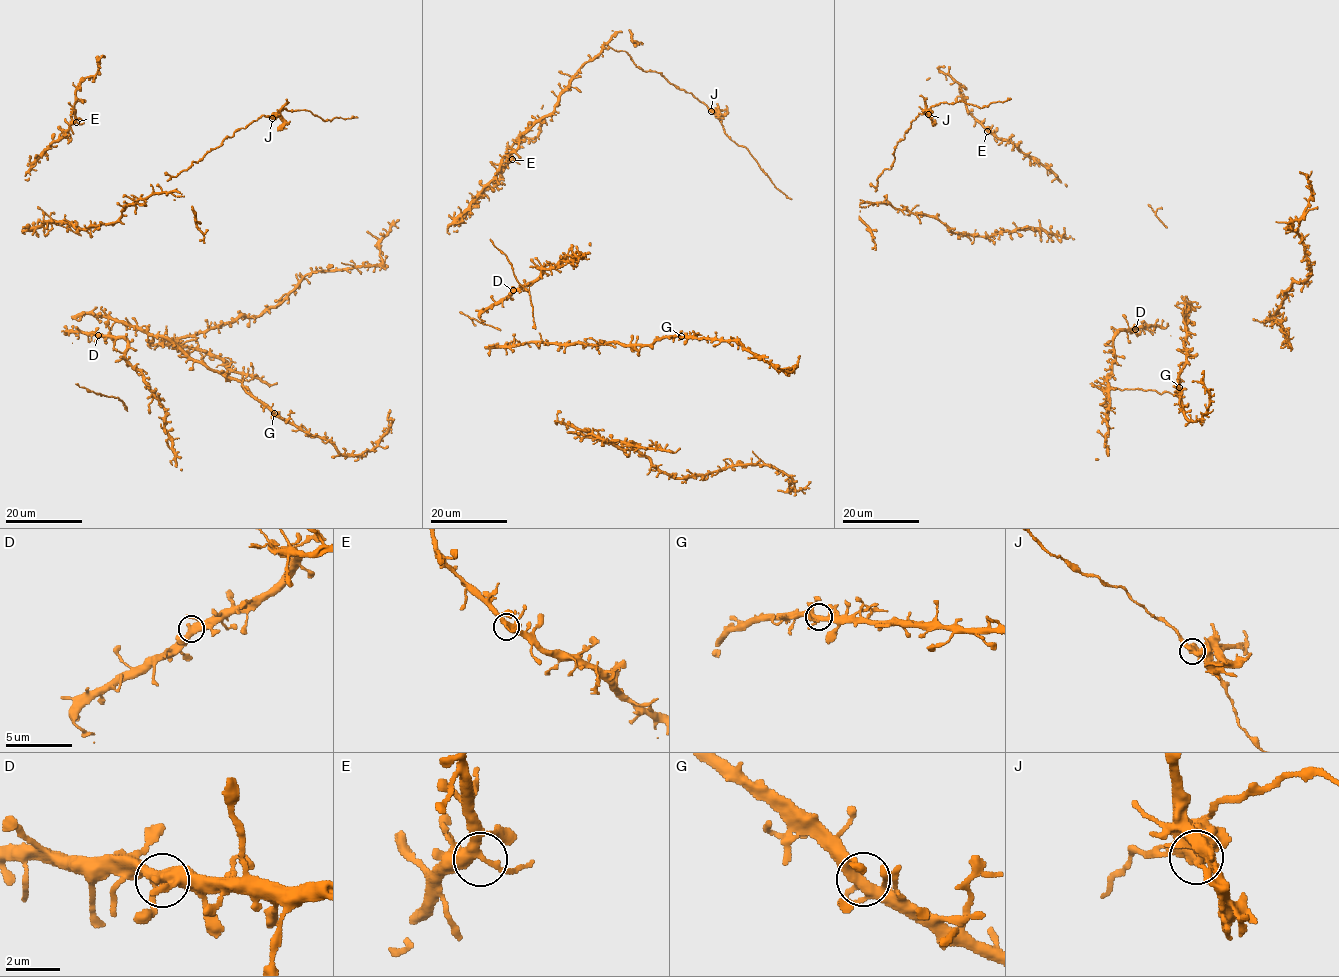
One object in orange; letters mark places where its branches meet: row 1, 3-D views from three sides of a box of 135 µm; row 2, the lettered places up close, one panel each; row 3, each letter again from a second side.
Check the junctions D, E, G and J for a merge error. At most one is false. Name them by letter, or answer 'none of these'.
J

